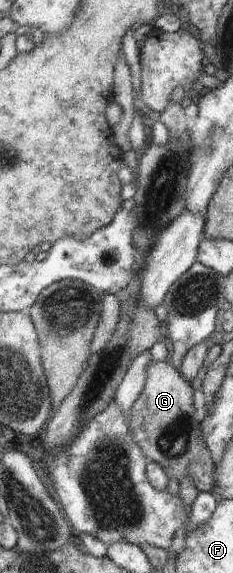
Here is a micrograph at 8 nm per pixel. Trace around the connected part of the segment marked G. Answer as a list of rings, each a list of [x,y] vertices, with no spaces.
[[[168,360],[147,365],[146,383],[127,415],[139,448],[149,462],[158,463],[169,480],[189,479],[198,494],[211,492],[214,462],[200,429],[200,413],[193,407],[194,390]]]

